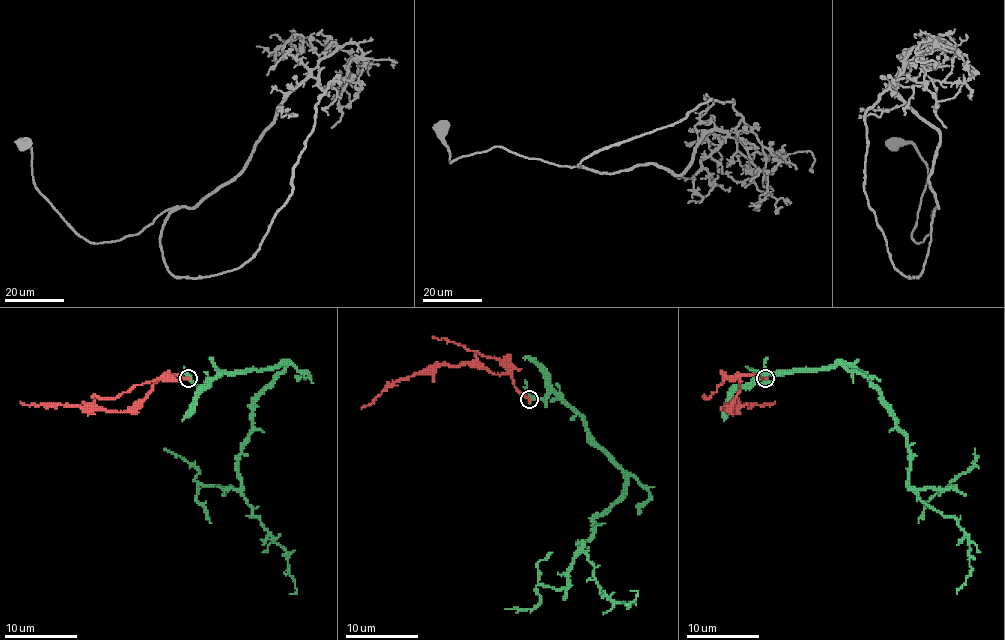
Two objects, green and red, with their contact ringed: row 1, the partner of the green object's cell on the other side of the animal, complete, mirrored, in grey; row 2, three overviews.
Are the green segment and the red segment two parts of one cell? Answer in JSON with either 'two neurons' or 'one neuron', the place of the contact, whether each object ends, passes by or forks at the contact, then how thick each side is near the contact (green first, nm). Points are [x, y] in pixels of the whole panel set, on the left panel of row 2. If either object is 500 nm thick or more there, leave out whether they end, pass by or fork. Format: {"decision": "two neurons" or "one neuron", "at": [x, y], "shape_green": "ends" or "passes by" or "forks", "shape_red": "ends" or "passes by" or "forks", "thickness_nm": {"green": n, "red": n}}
{"decision": "two neurons", "at": [188, 378], "shape_green": "passes by", "shape_red": "ends", "thickness_nm": {"green": 360, "red": 260}}

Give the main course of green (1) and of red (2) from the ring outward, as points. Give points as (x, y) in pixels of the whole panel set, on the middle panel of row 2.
1: (530, 400), (558, 394), (621, 470), (625, 492), (579, 543), (610, 600), (629, 605), (638, 592), (630, 591)
2: (528, 400), (510, 376), (492, 374), (467, 363), (428, 367), (418, 374), (399, 378), (361, 409)

